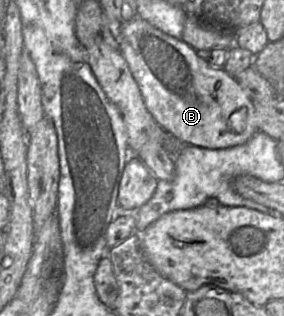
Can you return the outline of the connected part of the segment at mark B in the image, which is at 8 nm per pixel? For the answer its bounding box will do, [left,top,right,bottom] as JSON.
[120,17,257,149]

